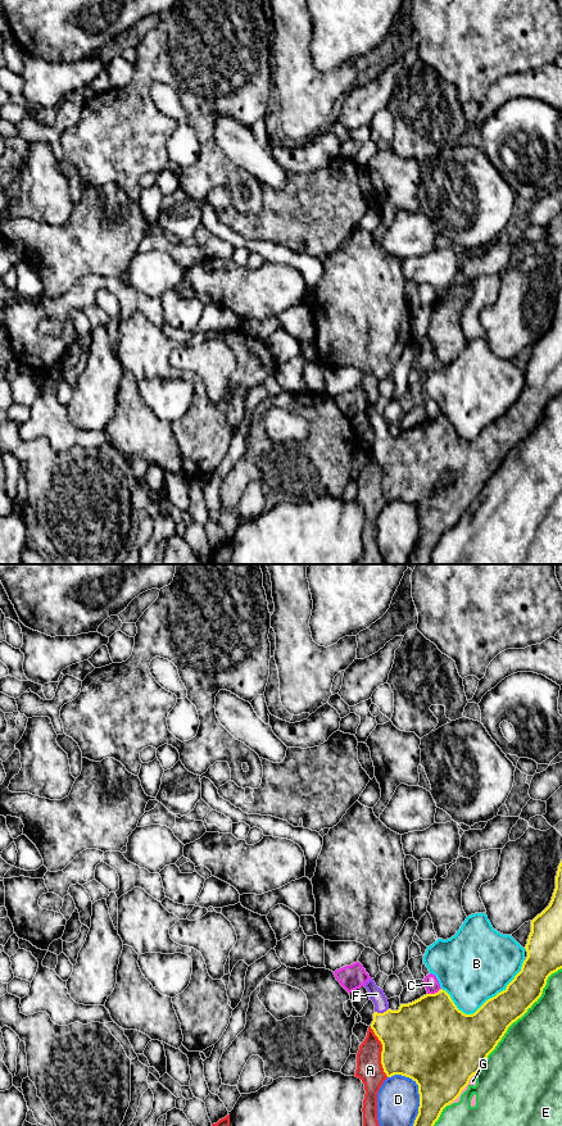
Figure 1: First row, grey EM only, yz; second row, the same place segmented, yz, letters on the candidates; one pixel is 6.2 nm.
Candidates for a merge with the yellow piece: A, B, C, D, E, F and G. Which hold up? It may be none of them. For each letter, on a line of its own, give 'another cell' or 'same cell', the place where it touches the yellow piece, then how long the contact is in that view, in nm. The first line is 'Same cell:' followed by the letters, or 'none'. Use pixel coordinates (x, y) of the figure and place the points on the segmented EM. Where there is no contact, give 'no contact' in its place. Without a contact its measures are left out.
Same cell: F
A: another cell; contact yz (381, 1052); length 340 nm
B: another cell; contact yz (486, 1000); length 550 nm
C: another cell; contact yz (435, 993); length 100 nm
D: another cell; contact yz (418, 1090); length 360 nm
E: another cell; contact yz (517, 1018); length 850 nm
F: same cell; contact yz (381, 1013); length 90 nm
G: another cell; contact yz (462, 1089); length 260 nm

